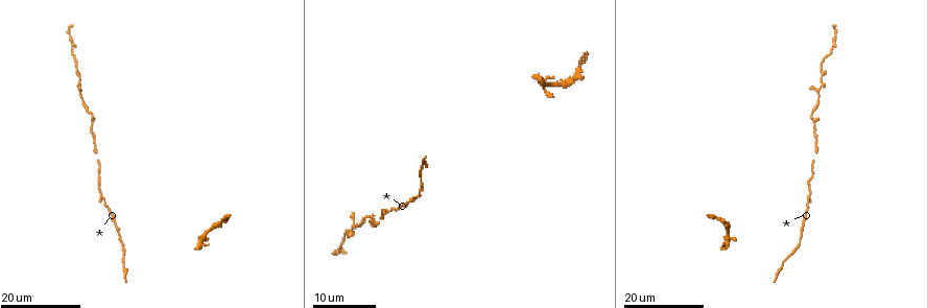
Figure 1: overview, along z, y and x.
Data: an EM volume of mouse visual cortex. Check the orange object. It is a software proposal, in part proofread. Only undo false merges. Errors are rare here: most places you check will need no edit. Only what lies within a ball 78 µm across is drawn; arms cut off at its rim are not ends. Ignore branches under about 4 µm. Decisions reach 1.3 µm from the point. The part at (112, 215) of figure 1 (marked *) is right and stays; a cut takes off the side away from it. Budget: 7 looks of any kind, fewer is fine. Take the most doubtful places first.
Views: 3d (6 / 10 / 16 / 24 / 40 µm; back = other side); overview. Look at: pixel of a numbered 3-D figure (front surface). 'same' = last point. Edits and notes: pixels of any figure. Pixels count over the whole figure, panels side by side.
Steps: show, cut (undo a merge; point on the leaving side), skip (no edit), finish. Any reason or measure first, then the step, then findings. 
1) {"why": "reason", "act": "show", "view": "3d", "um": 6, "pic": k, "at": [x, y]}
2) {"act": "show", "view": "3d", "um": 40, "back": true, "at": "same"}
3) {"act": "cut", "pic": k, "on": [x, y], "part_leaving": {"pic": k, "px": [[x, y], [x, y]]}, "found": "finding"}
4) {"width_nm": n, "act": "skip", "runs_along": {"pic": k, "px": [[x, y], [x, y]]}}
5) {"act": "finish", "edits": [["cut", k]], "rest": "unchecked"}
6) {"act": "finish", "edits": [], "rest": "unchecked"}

{"why": "narrows sharply", "act": "show", "view": "3d", "um": 24, "pic": 1, "at": [372, 215]}

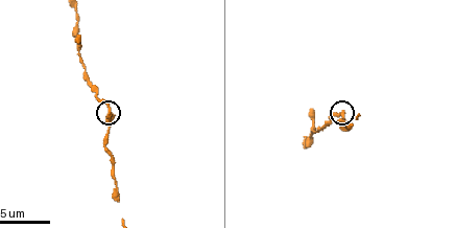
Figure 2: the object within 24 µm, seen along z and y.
{"act": "show", "view": "3d", "um": 10, "pic": 2, "at": [108, 110]}

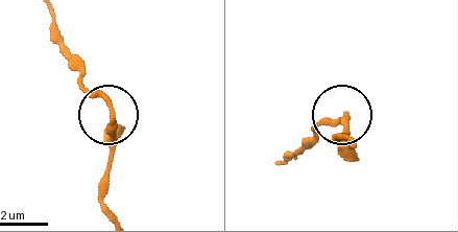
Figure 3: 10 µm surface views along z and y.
{"act": "skip", "found": "all the same neuron"}

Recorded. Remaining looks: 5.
{"why": "two arms in line, one across", "act": "show", "view": "3d", "um": 16, "pic": 2, "at": [312, 131]}

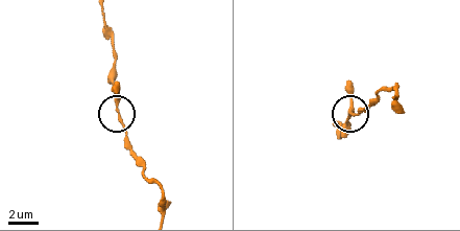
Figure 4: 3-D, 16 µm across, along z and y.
{"arms": 3, "act": "skip", "runs_along": {"pic": 4, "px": [[163, 212], [162, 189], [130, 148], [114, 67]]}, "found": "one neuron here"}

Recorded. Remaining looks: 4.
{"why": "narrows sharply", "act": "show", "view": "3d", "um": 16, "pic": 1, "at": [809, 201]}

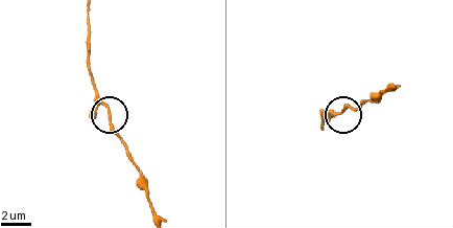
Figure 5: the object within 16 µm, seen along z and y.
{"act": "show", "view": "3d", "um": 10, "pic": 5, "at": [109, 111]}

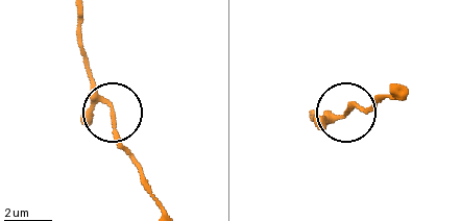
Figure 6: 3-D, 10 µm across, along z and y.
{"act": "skip", "runs_along": {"pic": 6, "px": [[154, 201], [86, 67]]}, "found": "one neuron here"}

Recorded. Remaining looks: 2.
{"act": "finish", "edits": [], "rest": "unchecked"}

